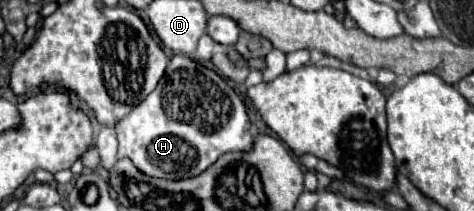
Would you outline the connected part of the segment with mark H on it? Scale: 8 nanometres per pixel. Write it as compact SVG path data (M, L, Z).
M175 54L157 88L117 126L119 154L151 178L183 180L205 172L225 152L247 152L255 138L243 100L213 70Z

